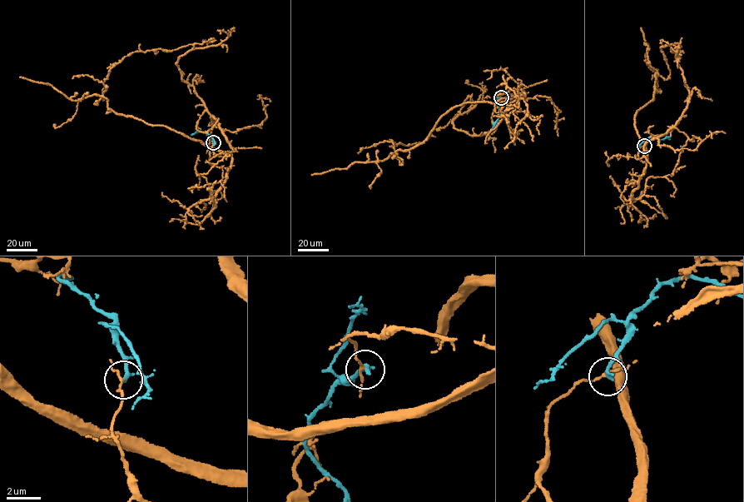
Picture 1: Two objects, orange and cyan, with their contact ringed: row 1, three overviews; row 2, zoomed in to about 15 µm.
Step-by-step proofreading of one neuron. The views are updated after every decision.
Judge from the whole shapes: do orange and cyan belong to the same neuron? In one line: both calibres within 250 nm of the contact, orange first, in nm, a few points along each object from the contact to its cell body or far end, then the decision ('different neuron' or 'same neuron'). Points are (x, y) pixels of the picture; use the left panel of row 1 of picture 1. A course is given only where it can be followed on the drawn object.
calibres 120 and 260 nm; course orange (213, 142), (213, 152), (226, 155), (163, 126), (118, 114), (101, 96), (110, 69), (125, 57), (213, 38); course cyan (213, 142), (207, 132), (198, 131), (190, 135); different neuron

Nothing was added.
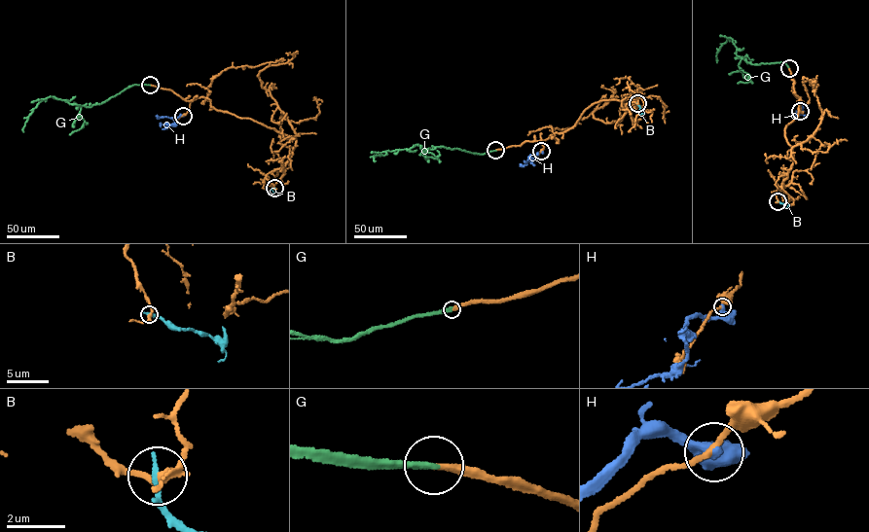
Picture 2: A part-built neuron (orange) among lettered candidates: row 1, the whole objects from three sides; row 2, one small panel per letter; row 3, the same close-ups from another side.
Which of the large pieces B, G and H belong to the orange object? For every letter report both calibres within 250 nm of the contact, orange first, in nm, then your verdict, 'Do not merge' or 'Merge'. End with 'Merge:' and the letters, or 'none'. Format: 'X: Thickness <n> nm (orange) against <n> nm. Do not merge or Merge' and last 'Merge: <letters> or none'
B: Thickness 200 nm (orange) against 240 nm. Do not merge
G: Thickness 280 nm (orange) against 260 nm. Merge
H: Thickness 190 nm (orange) against 440 nm. Do not merge
Merge: G

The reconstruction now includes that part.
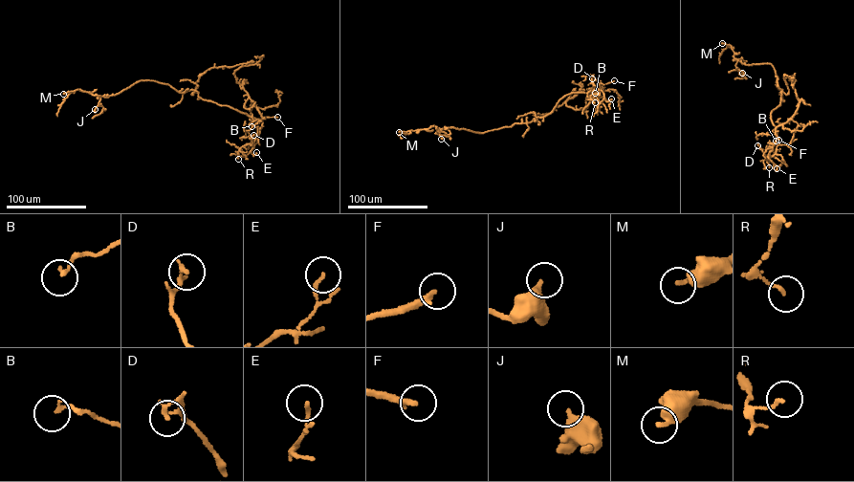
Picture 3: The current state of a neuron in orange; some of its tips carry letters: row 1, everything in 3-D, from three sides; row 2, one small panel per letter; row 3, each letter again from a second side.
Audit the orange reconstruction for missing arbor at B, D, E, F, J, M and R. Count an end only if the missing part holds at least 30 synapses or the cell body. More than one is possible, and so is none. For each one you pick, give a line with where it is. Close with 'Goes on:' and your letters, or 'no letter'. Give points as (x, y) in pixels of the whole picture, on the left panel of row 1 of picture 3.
F: at (277, 117)
Goes on: F

